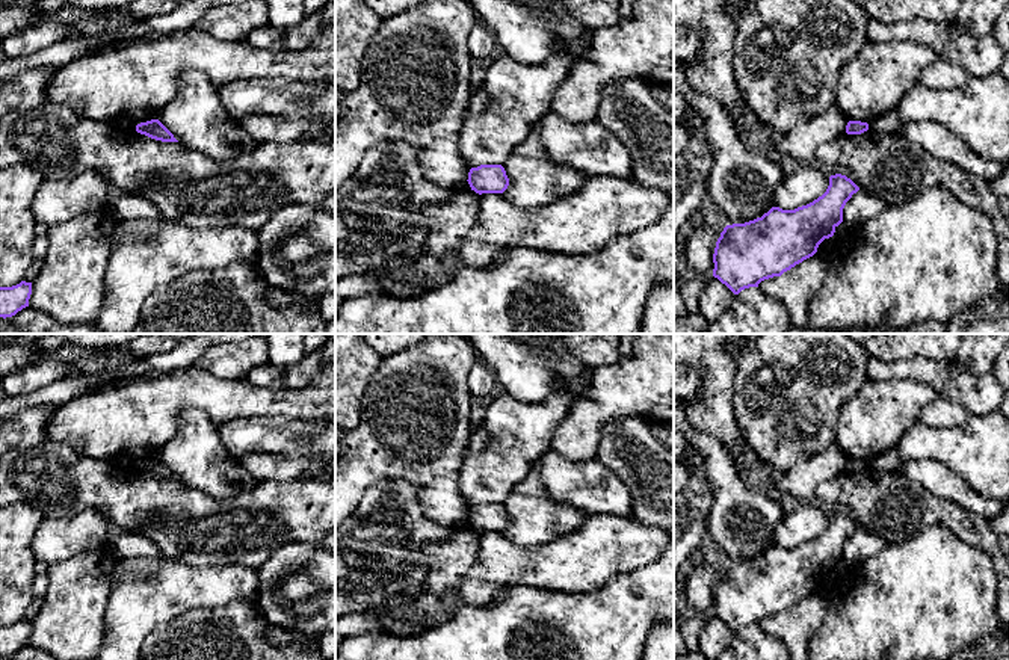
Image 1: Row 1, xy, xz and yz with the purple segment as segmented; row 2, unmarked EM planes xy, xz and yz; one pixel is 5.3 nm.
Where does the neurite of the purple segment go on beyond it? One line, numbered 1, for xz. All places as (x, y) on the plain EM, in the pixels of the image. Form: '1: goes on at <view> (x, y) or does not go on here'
1: does not go on here

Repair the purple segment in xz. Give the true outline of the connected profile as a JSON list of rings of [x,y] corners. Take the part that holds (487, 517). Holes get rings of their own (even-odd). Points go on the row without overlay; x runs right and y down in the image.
[[[480,503],[468,510],[468,523],[476,532],[503,532],[509,517],[501,503]]]

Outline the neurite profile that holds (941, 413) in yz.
[[[938,394],[932,403],[923,408],[921,423],[930,427],[952,427],[964,424],[970,415],[961,403]]]

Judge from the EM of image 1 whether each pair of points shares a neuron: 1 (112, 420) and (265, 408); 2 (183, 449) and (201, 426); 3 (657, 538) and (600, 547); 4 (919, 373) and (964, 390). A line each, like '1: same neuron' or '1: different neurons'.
1: same neuron
2: same neuron
3: same neuron
4: same neuron

